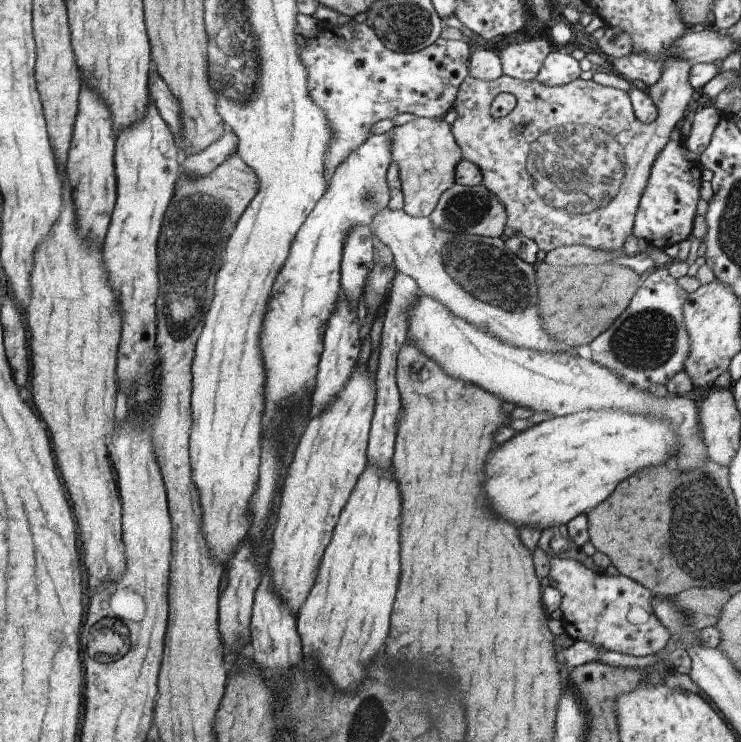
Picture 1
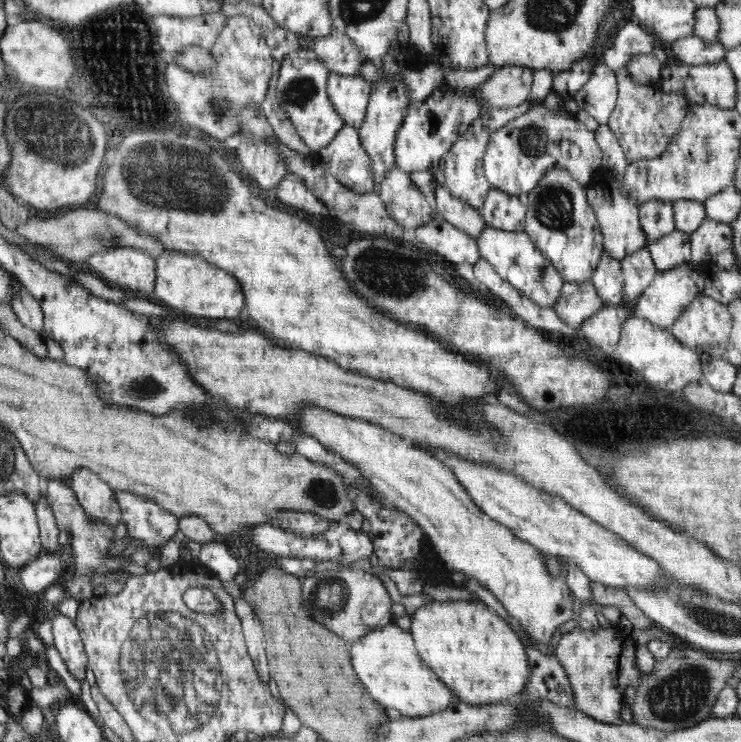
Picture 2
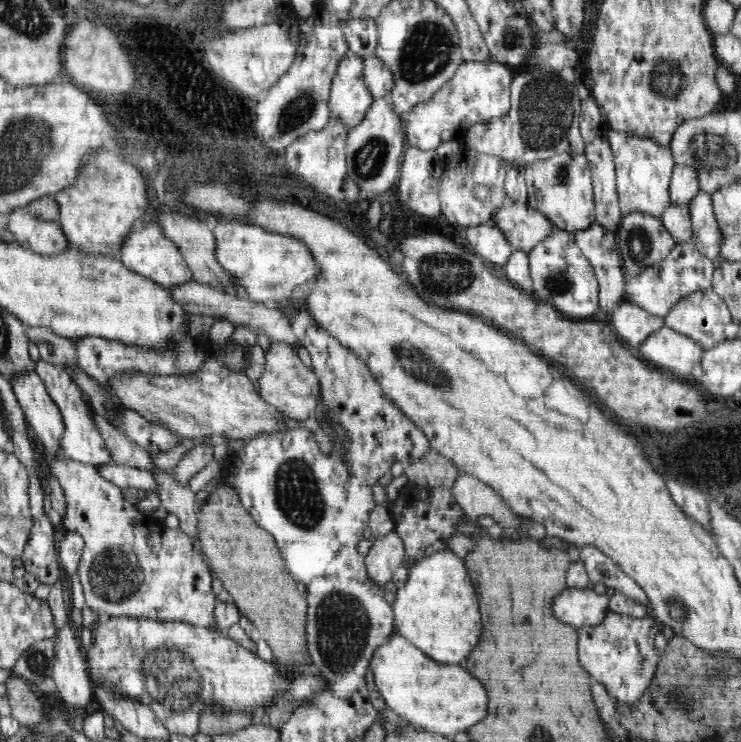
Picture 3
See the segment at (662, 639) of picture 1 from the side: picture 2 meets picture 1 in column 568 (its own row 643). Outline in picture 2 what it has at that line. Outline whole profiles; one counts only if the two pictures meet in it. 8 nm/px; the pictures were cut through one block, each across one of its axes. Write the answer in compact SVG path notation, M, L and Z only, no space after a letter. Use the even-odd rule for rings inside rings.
M625 622L618 626L598 627L593 631L575 627L561 636L554 648L566 678L570 679L574 706L586 716L604 724L622 723L622 701L628 686L638 688L643 672L637 664L637 651L630 627Z

